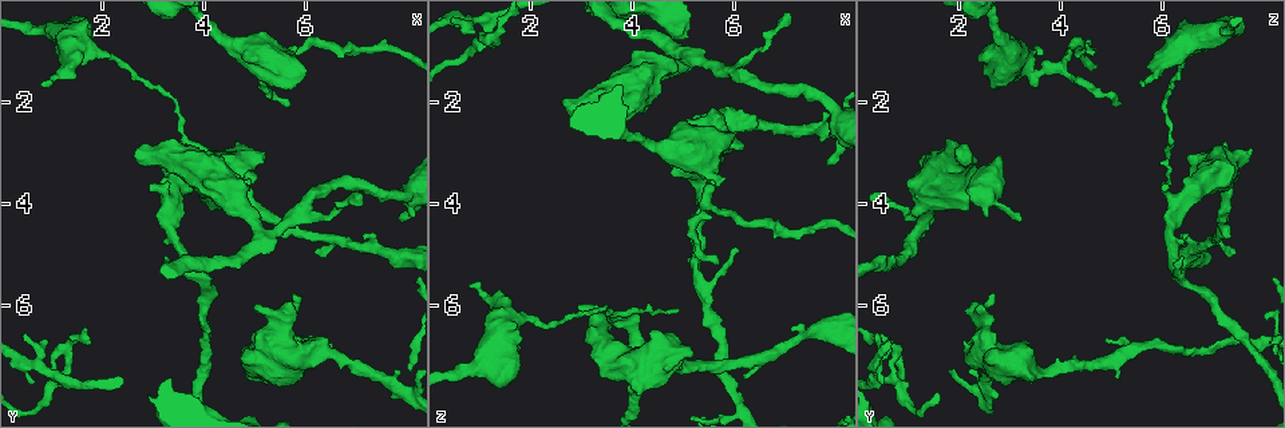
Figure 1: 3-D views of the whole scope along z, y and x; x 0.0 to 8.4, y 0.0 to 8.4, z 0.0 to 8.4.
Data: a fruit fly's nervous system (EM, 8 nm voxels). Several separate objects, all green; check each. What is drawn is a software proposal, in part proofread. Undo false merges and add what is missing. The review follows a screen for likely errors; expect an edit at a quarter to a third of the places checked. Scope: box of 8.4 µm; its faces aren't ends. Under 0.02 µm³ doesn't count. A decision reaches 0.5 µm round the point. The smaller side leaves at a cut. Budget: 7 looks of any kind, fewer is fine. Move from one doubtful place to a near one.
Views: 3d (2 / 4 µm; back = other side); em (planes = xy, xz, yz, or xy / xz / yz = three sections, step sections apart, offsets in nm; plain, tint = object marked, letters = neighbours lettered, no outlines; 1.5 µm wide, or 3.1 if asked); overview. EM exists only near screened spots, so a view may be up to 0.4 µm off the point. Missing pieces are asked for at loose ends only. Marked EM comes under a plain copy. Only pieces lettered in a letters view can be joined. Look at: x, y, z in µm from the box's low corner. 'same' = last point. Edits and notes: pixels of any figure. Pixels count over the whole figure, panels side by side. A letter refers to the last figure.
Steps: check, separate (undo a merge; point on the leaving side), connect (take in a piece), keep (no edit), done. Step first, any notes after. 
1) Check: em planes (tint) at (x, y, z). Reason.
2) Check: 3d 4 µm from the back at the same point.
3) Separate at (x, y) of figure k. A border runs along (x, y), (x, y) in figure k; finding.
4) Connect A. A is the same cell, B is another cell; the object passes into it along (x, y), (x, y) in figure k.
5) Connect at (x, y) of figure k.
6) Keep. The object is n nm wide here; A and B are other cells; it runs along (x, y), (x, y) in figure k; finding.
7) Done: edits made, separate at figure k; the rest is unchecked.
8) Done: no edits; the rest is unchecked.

Check: em planes (letters) at (6.05, 6.75, 7.95). Abrupt turn.

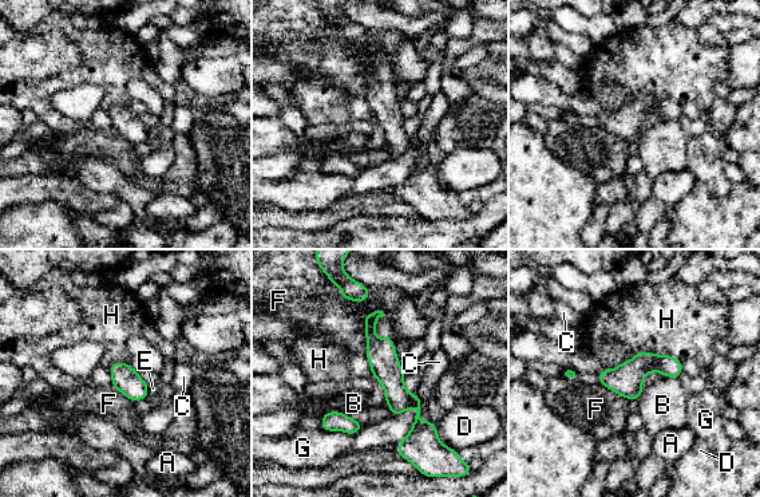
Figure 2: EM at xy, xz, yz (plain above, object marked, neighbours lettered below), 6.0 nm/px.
Keep. A, B, C, D, E, F, G and H are other cells; a border runs along (636, 351), (669, 354), (681, 362) in figure 2; all the same cell.

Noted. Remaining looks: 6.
Check: em yz step 8 (tint) at (0.80, 1.60, 5.60). Branch stops here.

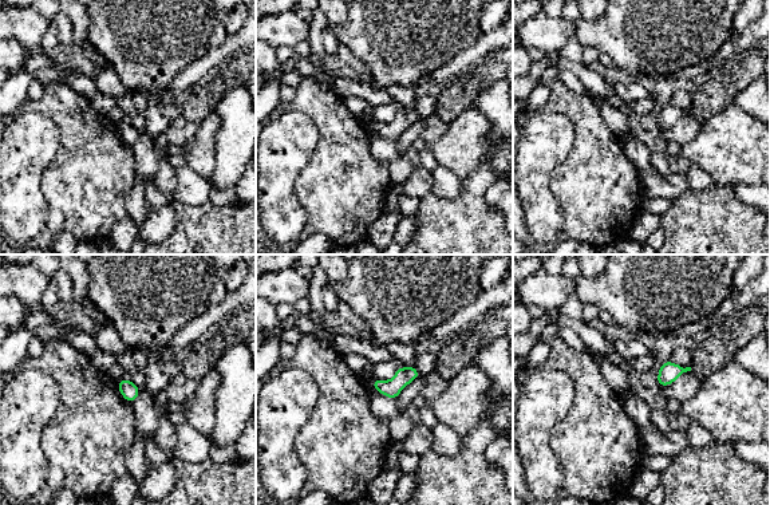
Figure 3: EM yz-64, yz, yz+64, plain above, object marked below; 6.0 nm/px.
Check: em yz step 8 (letters) at the same point.

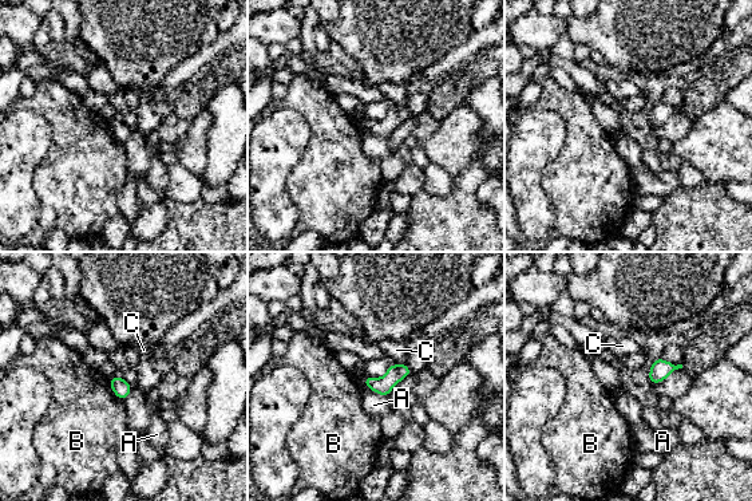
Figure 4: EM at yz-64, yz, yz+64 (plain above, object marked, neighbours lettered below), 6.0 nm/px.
Keep. A, B and C are other cells; a border runs along (107, 381), (111, 390), (122, 401) in figure 4; none of them fits.

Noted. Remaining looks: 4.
Check: em planes (tint) at (2.70, 2.85, 2.15). Stops while still wide.

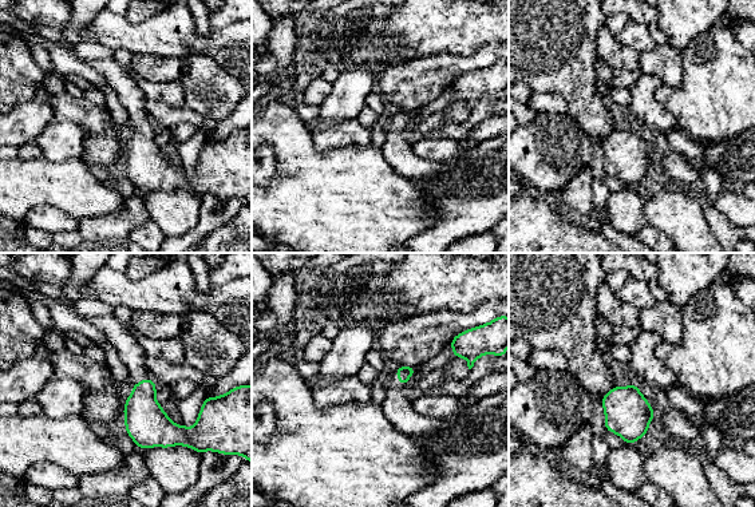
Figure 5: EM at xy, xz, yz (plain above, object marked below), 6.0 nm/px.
Check: em planes (letters) at the same point. What lies round it.

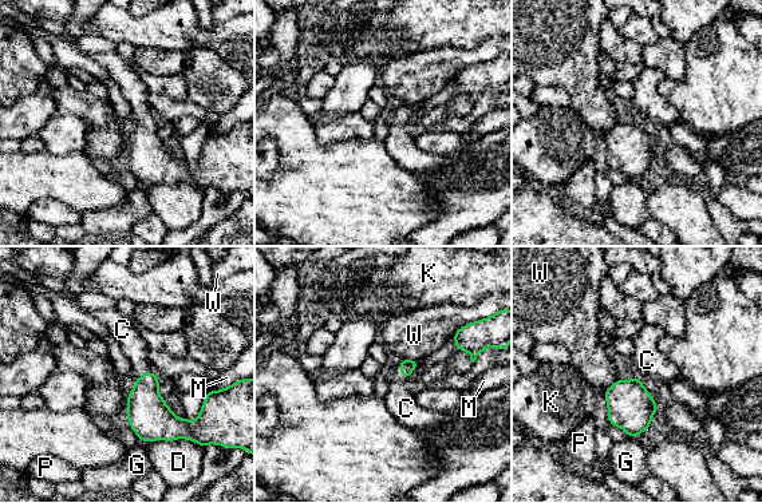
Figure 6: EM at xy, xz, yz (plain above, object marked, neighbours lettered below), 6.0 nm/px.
Connect C. C is the same cell, D, G, K, M, P and W are other cells; the object passes into it along (147, 414), (146, 372), (134, 347) in figure 6; it goes on there.

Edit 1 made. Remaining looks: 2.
Done: edits made, connect at figure 6; the rest is unchecked.

